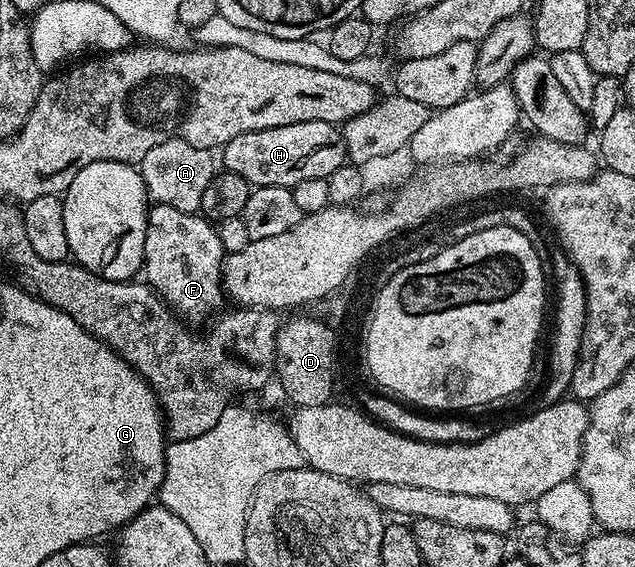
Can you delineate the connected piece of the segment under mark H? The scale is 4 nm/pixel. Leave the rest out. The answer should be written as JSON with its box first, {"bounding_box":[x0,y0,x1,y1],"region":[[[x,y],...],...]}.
{"bounding_box":[221,120,348,186],"region":[[[309,120],[301,124],[285,124],[233,136],[221,148],[221,166],[228,174],[241,176],[256,186],[289,186],[301,180],[328,178],[348,161],[343,131],[334,122]]]}

